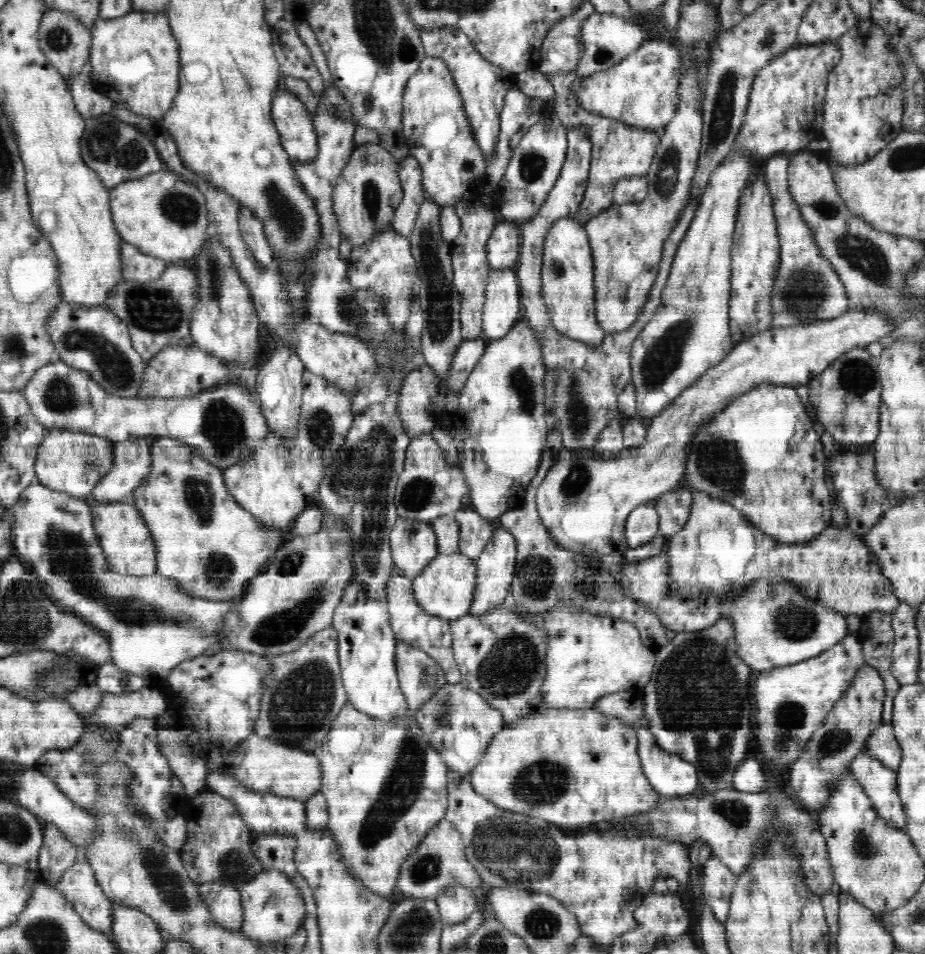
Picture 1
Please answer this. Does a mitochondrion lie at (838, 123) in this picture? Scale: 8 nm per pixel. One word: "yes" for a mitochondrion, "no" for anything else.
no

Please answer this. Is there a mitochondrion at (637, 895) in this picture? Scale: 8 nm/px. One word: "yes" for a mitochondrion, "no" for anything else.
no

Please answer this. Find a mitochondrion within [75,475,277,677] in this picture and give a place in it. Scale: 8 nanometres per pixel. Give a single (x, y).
(218, 567)

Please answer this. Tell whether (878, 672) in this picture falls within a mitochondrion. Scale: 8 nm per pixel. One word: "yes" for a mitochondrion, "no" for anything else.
no

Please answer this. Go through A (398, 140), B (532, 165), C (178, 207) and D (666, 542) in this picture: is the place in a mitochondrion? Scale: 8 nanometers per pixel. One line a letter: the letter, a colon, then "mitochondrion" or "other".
A: other
B: mitochondrion
C: mitochondrion
D: other

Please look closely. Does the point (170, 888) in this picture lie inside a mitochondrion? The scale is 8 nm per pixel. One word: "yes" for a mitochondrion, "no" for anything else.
yes

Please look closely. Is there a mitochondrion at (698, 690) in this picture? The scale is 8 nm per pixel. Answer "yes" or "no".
yes

